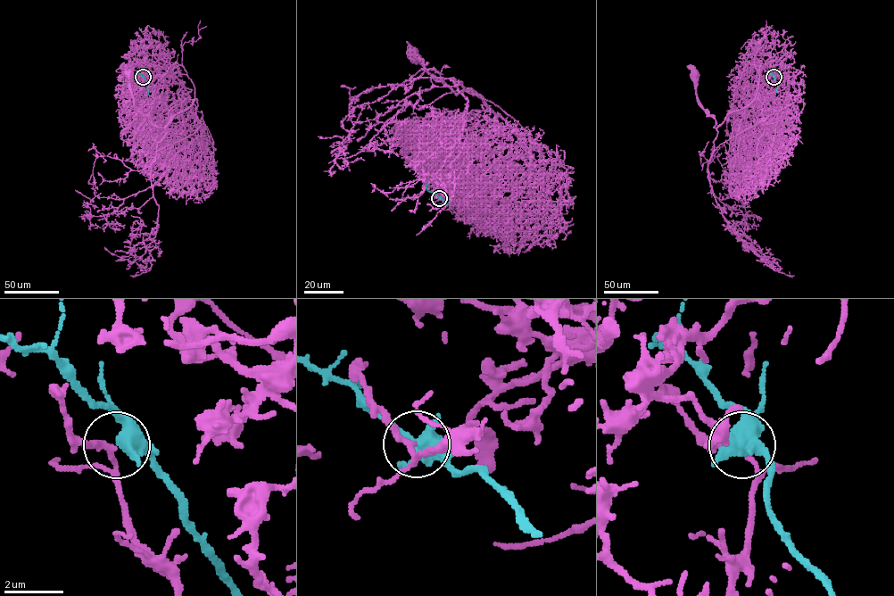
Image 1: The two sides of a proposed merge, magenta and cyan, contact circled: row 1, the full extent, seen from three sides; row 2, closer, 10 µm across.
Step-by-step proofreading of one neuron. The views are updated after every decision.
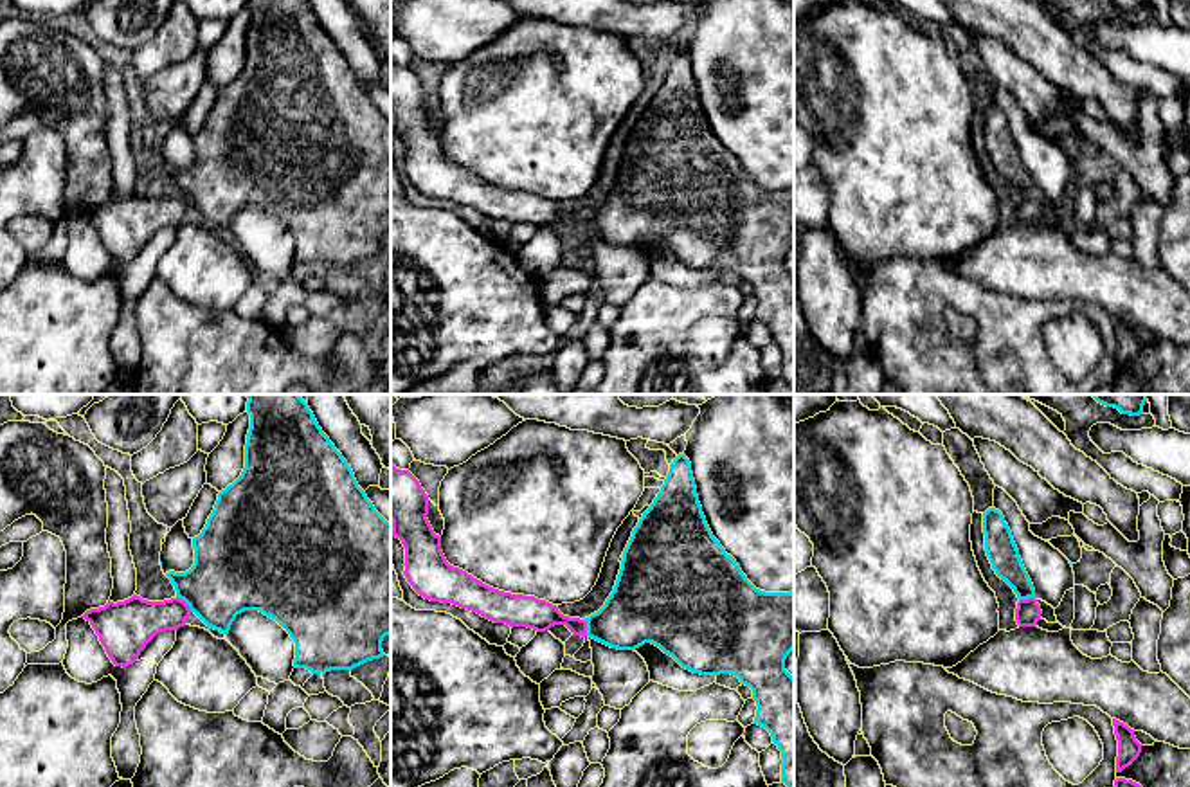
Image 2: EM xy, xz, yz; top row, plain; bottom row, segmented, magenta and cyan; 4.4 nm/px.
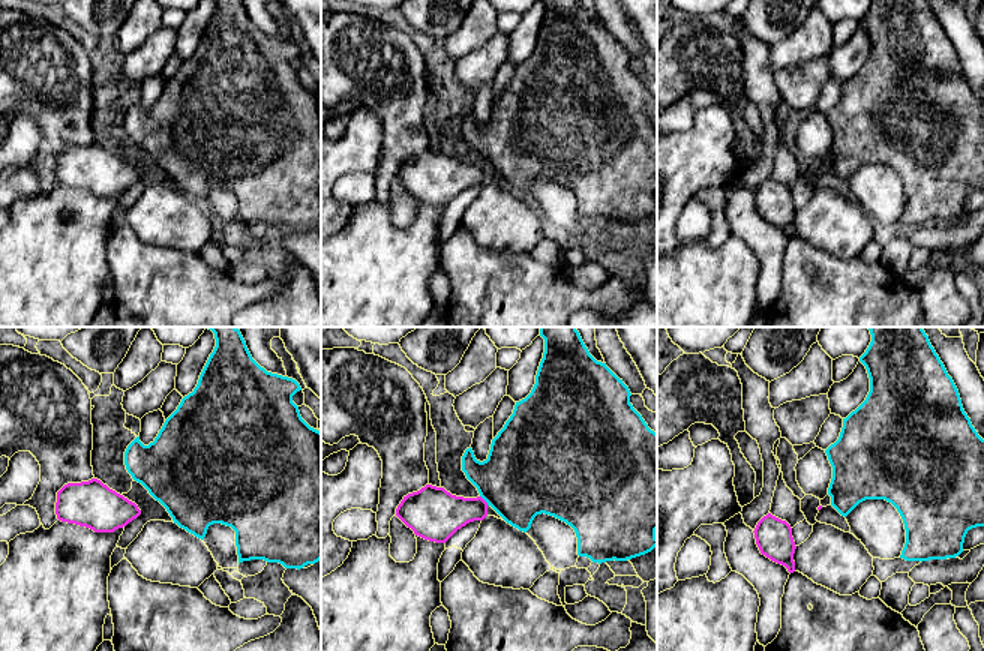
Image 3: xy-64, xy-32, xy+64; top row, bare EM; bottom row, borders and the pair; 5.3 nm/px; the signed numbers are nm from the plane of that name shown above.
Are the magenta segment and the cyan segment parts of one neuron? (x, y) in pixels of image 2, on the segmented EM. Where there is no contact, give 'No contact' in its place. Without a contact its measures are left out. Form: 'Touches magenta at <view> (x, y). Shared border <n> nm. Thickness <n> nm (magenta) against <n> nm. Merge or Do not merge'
Touches magenta at xy (186, 604). Shared border 100 nm. Thickness 220 nm (magenta) against 360 nm. Do not merge

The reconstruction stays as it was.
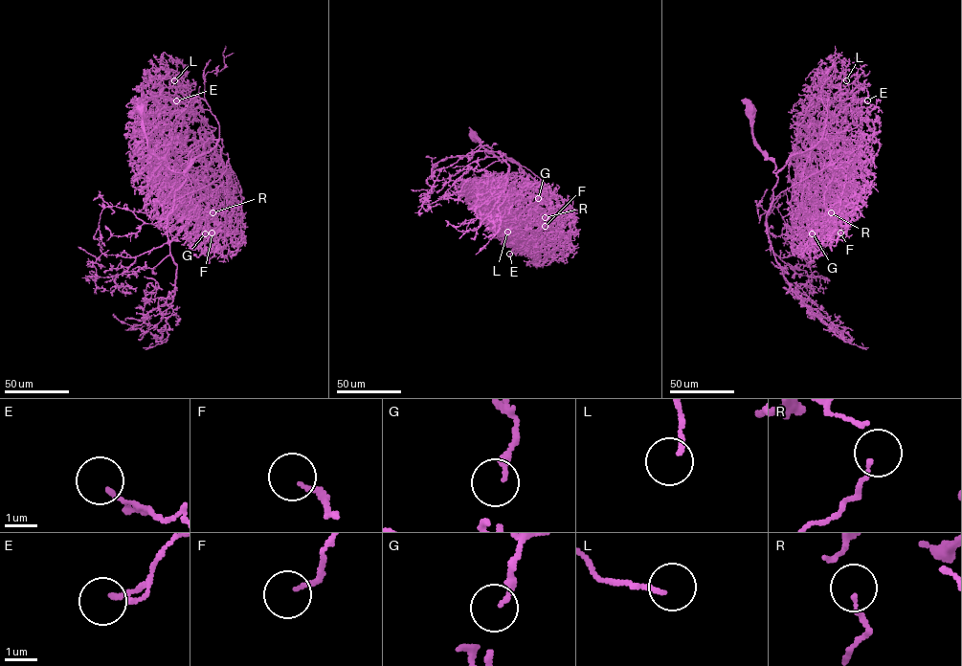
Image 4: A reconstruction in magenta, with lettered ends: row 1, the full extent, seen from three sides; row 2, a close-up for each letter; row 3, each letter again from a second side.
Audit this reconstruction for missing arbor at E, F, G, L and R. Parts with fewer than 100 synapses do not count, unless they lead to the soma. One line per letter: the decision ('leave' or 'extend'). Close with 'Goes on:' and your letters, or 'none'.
E: leave
F: leave
G: leave
L: extend
R: leave
Goes on: L

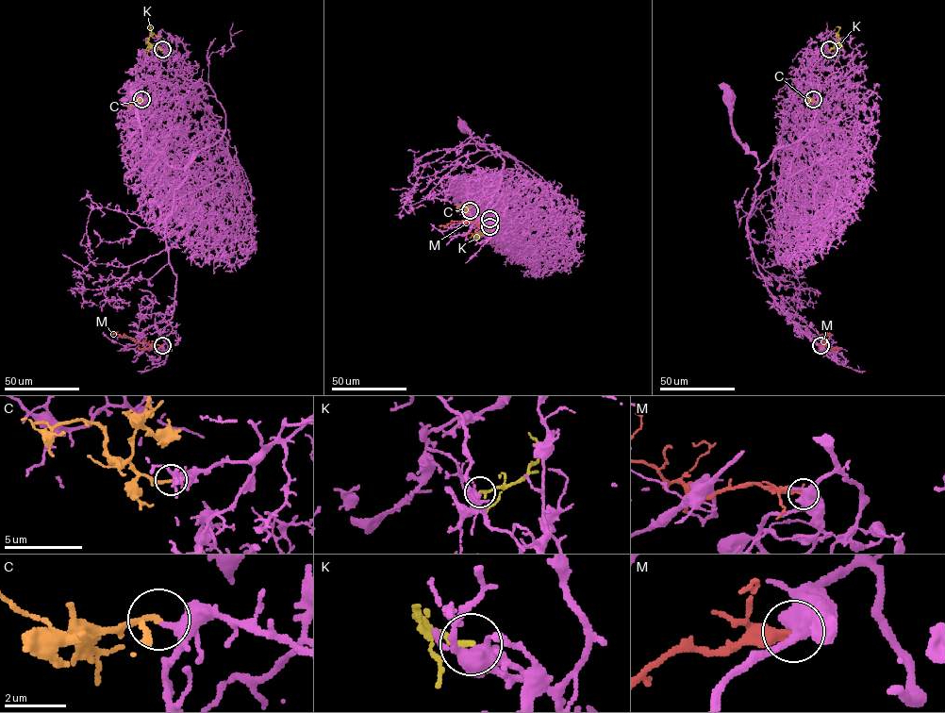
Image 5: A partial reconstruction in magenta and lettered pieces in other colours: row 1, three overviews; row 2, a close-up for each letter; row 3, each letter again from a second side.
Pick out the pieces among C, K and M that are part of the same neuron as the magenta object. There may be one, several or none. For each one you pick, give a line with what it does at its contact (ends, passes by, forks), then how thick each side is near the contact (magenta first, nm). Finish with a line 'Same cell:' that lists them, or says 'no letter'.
C: it ends there; 240 nm thick on the magenta side, 190 nm on the other
Same cell: C

